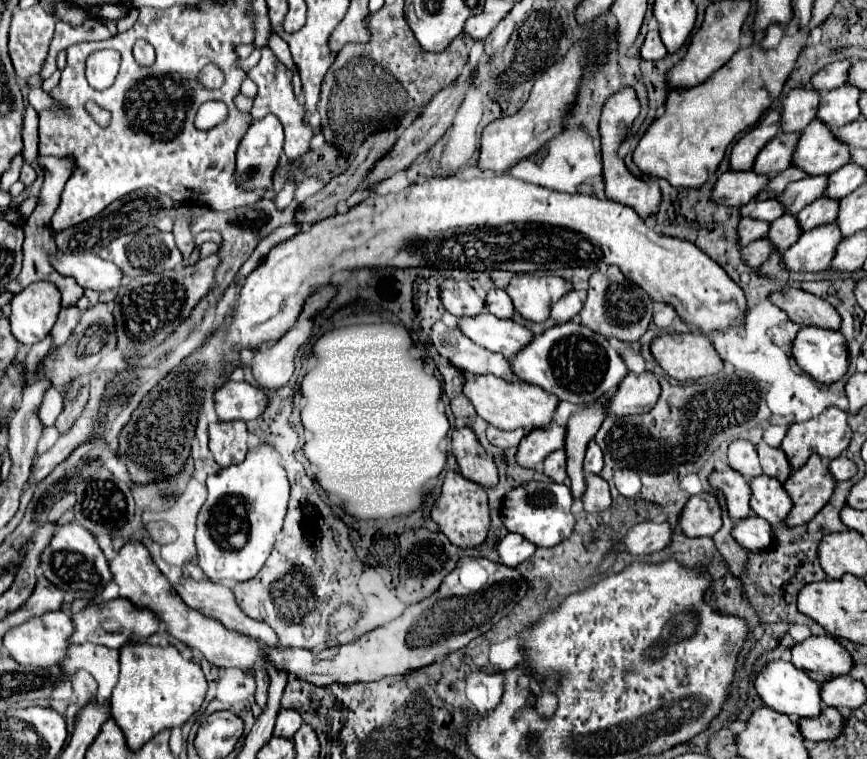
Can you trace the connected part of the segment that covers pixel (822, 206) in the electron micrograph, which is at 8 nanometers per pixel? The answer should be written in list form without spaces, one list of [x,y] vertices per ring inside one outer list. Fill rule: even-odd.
[[[821,196],[817,198],[813,204],[809,204],[807,208],[803,208],[799,214],[797,214],[797,220],[799,220],[799,226],[801,230],[811,230],[815,226],[821,226],[821,224],[829,224],[833,220],[837,220],[837,212],[839,212],[839,202],[837,198],[829,198],[829,196]]]

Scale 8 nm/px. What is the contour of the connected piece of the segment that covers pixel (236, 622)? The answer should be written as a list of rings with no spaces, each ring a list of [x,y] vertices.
[[[183,578],[183,580],[175,586],[175,590],[177,590],[177,594],[181,596],[181,600],[183,600],[189,608],[193,608],[193,610],[197,610],[197,612],[201,612],[201,614],[205,614],[205,616],[211,616],[211,618],[219,620],[225,628],[233,628],[233,630],[237,630],[237,632],[241,632],[241,634],[259,638],[259,640],[265,642],[265,644],[279,644],[275,632],[273,632],[265,622],[257,622],[257,620],[253,620],[253,618],[249,618],[249,616],[245,616],[245,614],[241,612],[241,608],[237,606],[235,598],[233,598],[231,588],[227,588],[227,586],[219,584],[219,582],[211,582],[211,580],[207,580],[207,578],[203,578],[203,580]]]

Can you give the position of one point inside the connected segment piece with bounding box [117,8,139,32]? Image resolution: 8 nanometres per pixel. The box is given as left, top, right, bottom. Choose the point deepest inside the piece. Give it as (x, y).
(130, 18)

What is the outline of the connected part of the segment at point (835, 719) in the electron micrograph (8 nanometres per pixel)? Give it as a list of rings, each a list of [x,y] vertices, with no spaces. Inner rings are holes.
[[[827,706],[827,708],[821,708],[819,716],[799,718],[797,724],[799,724],[799,730],[805,740],[819,742],[819,740],[837,738],[837,734],[841,732],[841,728],[845,724],[845,718],[835,708]]]

